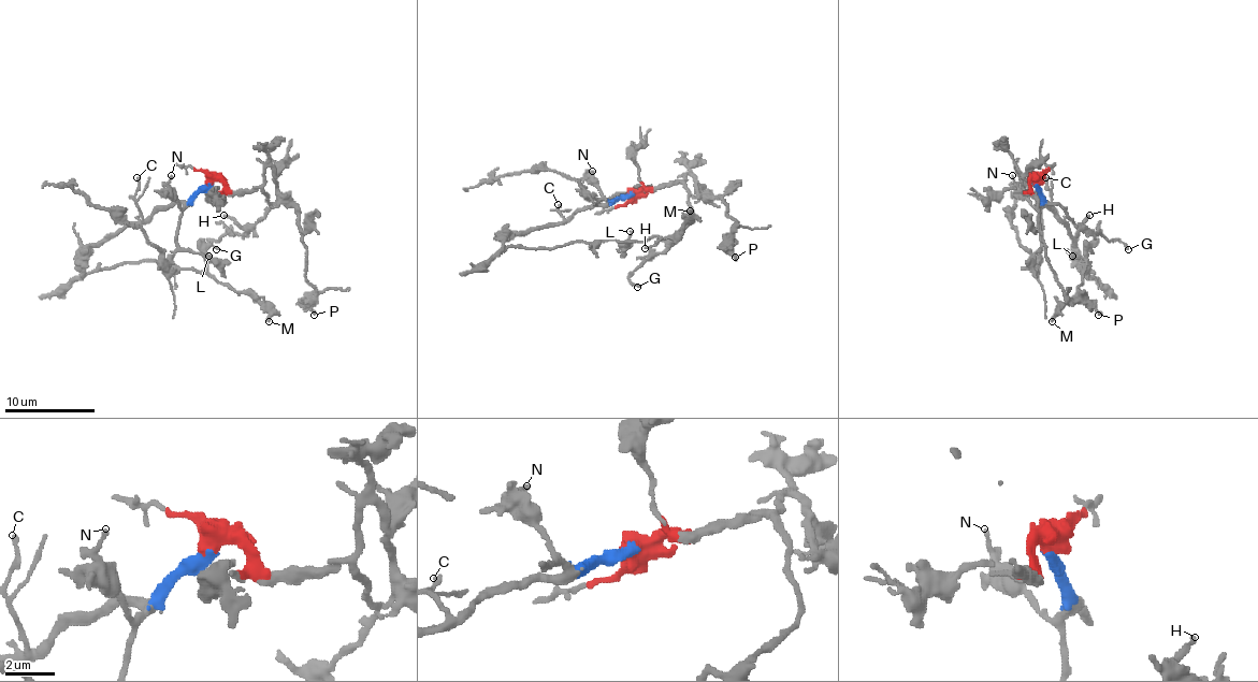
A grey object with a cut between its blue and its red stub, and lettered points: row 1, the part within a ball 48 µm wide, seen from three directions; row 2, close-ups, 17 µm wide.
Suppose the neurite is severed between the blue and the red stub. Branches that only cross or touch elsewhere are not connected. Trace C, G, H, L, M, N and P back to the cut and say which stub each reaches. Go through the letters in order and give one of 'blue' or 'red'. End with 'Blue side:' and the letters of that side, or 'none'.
C: blue
G: red
H: red
L: blue
M: blue
N: blue
P: red
Blue side: C, L, M, N

